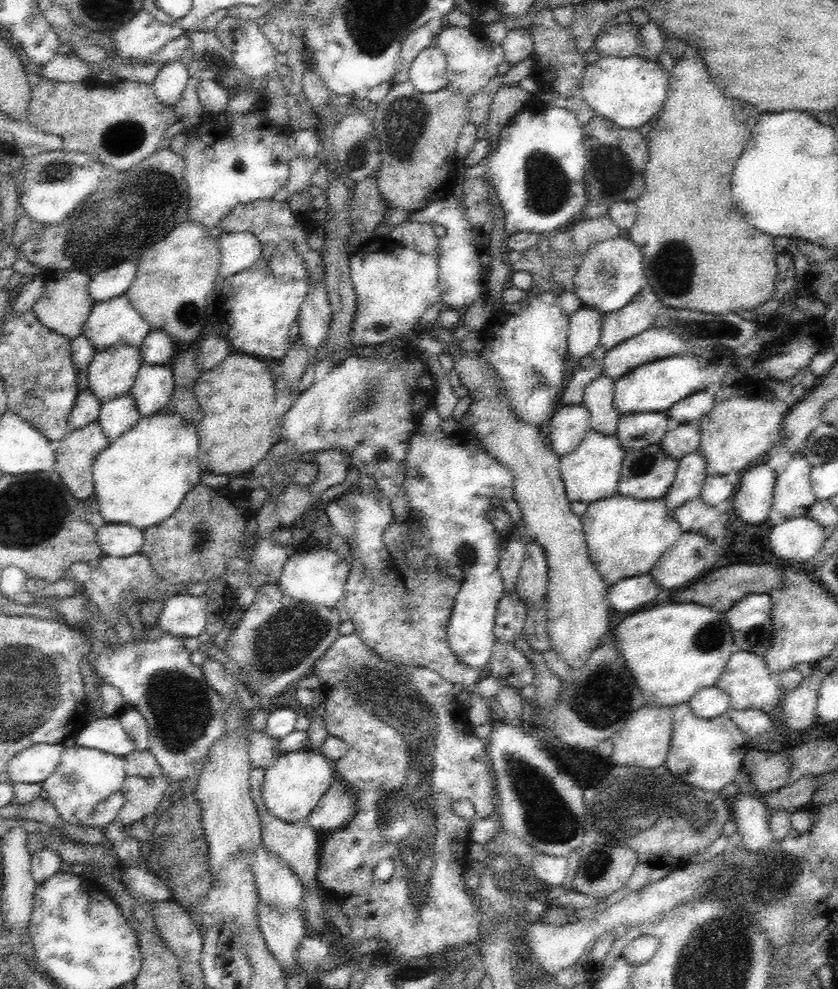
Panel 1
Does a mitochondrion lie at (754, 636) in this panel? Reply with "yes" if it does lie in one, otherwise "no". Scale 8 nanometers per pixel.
yes

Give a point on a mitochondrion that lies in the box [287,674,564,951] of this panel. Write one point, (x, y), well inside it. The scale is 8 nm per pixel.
(420, 758)

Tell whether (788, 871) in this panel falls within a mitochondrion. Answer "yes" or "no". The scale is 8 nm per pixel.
yes

